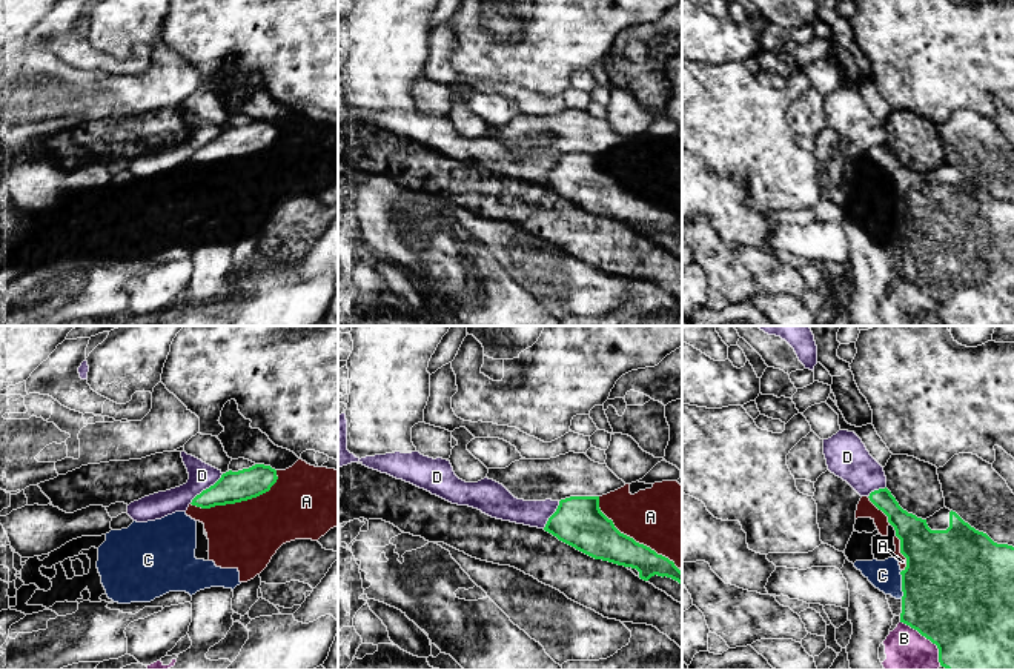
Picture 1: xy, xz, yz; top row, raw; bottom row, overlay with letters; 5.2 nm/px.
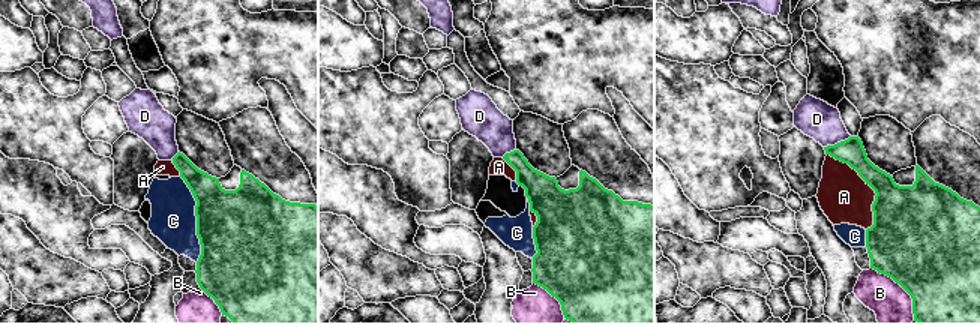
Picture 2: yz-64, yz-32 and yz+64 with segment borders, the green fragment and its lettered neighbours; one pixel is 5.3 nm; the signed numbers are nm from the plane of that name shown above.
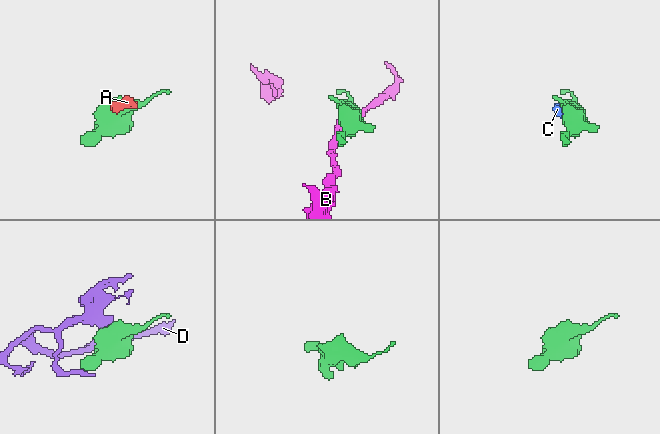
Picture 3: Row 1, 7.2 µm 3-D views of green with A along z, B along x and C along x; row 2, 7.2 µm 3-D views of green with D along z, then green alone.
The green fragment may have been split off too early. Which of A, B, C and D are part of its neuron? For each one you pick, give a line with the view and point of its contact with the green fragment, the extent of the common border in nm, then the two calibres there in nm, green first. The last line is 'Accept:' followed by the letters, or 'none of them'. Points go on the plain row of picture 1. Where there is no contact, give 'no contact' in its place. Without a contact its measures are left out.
Accept: none of them

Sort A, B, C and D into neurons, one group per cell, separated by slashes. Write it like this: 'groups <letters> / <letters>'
groups A C / B / D

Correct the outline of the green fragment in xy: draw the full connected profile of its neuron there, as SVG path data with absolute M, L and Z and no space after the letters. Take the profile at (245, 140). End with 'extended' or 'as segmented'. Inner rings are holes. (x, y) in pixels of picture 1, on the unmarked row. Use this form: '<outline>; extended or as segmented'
M255 120L238 128L226 128L221 134L192 155L192 161L210 164L257 154L277 138L277 126L270 121Z; as segmented

